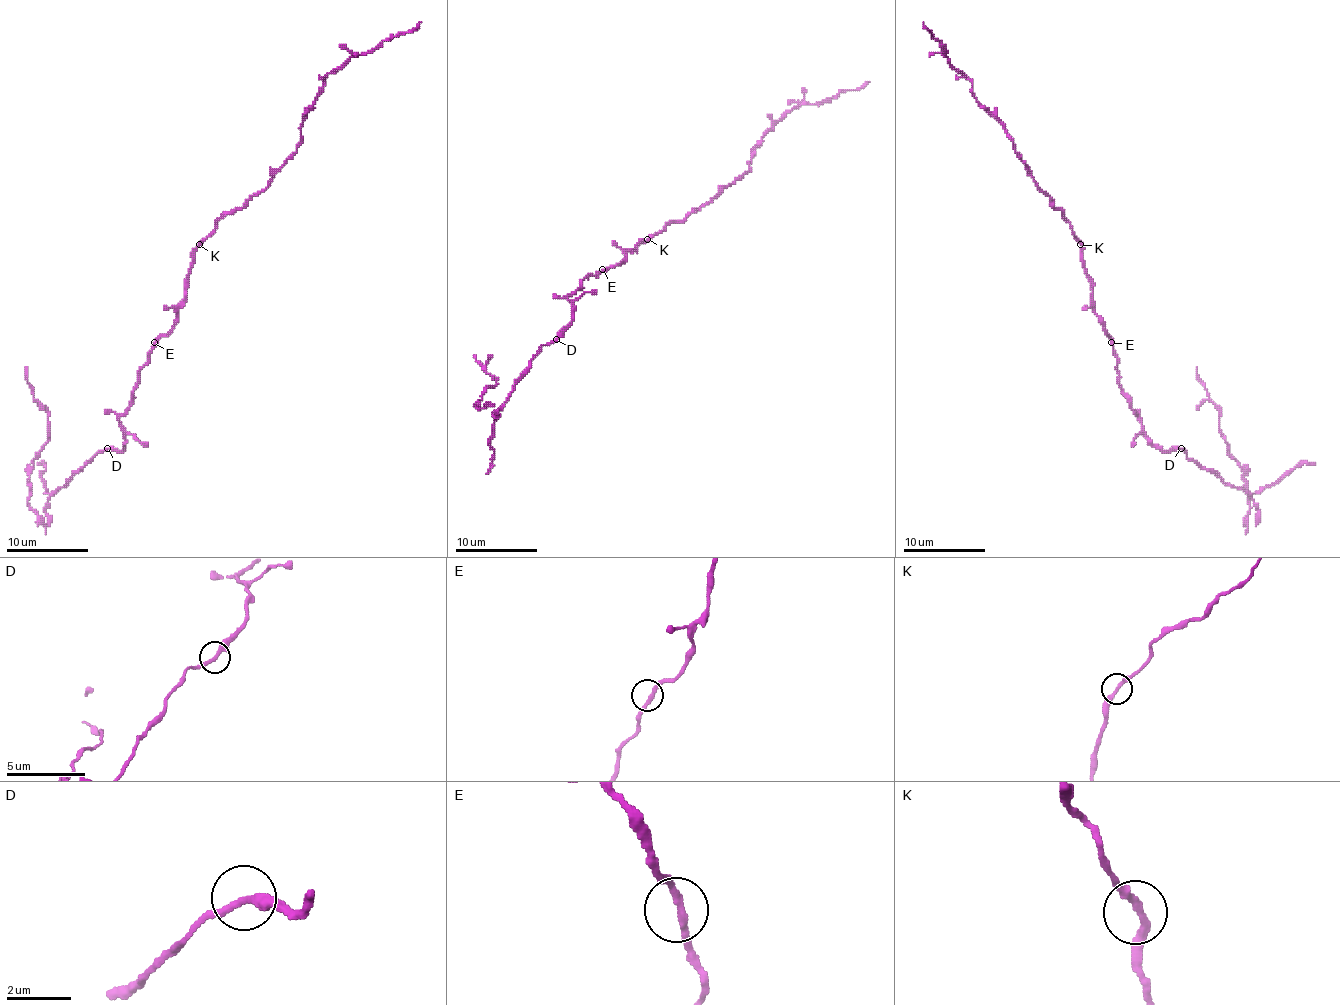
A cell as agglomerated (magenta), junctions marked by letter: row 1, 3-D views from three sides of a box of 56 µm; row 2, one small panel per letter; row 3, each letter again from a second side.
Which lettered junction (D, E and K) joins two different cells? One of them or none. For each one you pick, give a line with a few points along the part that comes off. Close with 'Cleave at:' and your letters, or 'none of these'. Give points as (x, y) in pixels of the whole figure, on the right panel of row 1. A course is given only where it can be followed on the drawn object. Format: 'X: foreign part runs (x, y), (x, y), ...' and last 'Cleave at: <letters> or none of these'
D: foreign part runs (1180, 448), (1239, 487), (1258, 510), (1256, 524), (1248, 524), (1243, 469), (1229, 452), (1197, 367)
Cleave at: D

